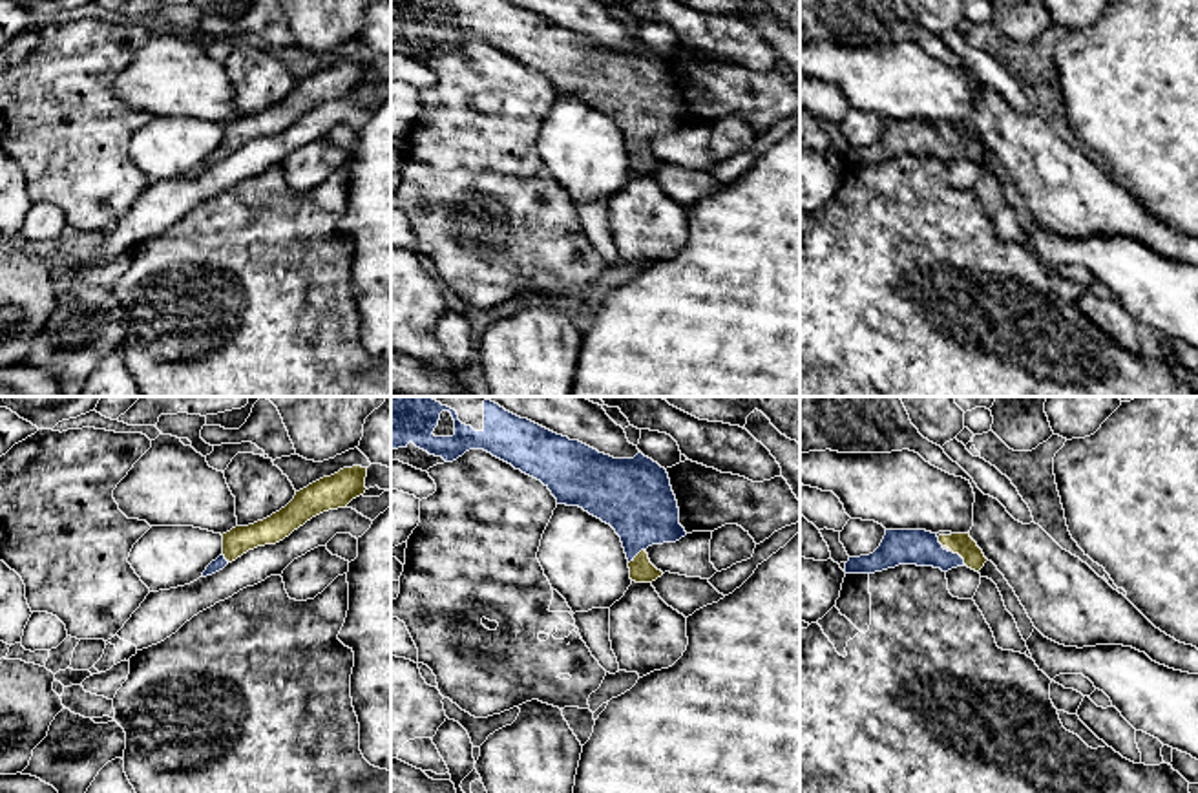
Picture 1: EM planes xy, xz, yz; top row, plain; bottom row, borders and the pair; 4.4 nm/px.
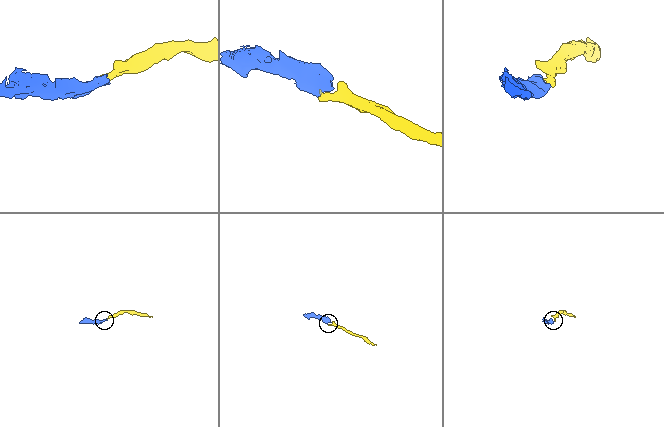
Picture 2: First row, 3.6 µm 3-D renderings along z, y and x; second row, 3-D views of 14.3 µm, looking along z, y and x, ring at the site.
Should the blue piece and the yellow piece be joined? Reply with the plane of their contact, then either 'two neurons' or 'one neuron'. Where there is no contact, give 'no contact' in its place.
contact in xz; one neuron

